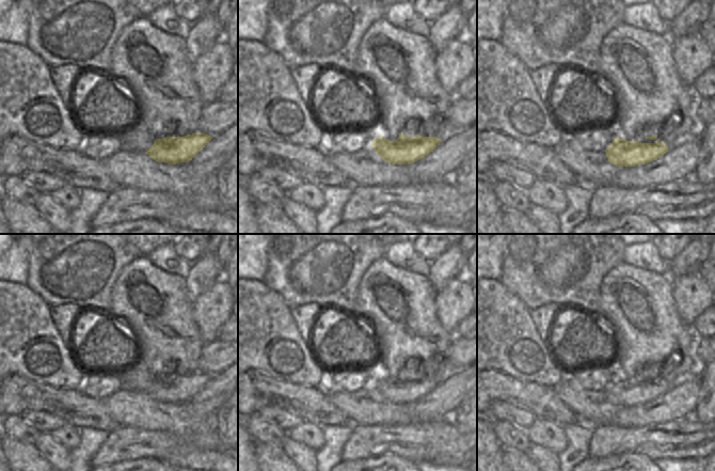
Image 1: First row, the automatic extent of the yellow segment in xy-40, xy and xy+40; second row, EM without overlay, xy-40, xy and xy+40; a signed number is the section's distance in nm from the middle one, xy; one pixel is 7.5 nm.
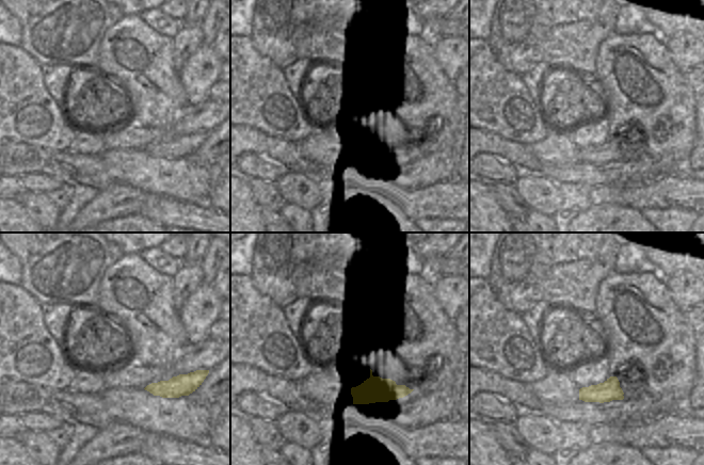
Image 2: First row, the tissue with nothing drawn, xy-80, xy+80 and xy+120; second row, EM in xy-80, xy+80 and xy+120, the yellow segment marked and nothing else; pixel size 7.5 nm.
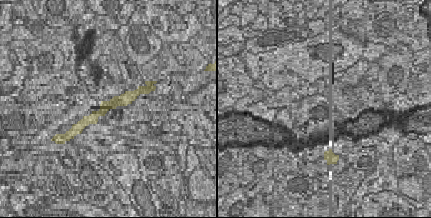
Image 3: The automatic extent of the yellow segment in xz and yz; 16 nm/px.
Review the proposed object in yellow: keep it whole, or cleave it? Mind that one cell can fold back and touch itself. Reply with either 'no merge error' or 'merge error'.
no merge error

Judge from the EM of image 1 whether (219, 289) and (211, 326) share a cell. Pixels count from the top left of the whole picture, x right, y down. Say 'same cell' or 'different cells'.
same cell

